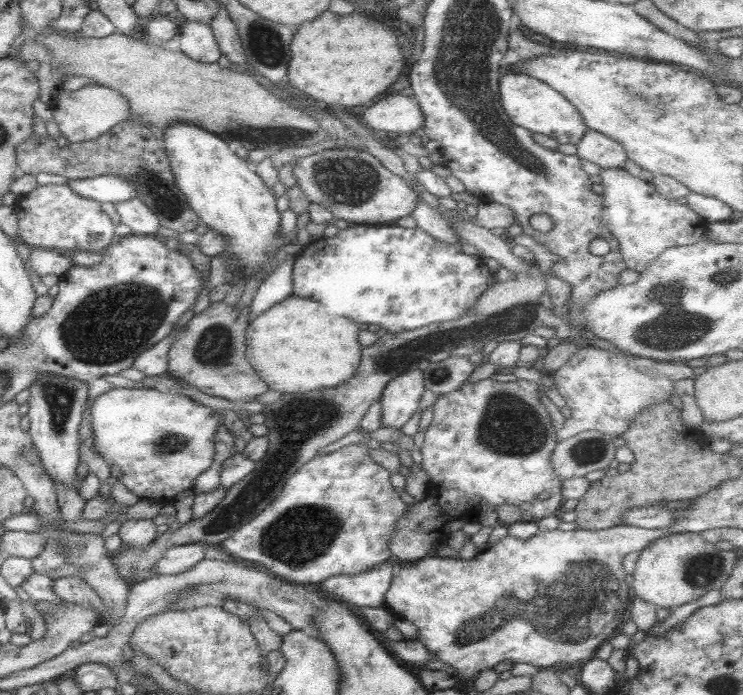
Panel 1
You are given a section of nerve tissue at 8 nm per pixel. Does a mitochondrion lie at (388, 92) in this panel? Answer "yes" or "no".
no

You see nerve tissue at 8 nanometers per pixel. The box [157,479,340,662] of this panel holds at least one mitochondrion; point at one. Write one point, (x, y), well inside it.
(190, 589)

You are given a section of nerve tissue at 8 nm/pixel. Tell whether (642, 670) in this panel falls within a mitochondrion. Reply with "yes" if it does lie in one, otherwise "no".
no

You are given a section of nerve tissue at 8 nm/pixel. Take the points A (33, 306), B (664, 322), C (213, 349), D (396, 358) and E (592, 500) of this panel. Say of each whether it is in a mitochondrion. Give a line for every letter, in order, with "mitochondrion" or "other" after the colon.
A: other
B: mitochondrion
C: mitochondrion
D: mitochondrion
E: other

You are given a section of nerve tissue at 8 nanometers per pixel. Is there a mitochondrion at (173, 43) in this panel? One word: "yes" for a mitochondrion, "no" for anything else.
no

